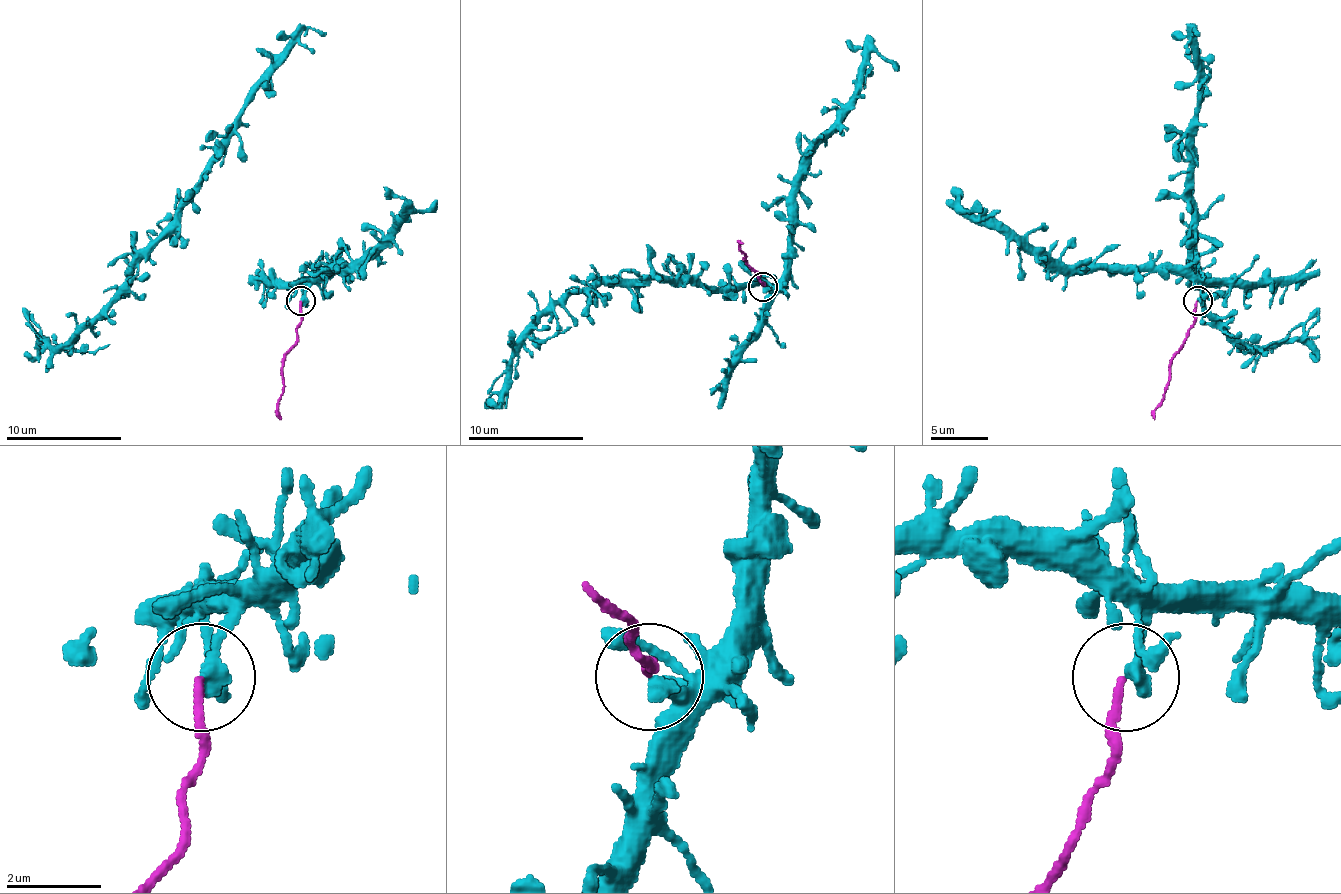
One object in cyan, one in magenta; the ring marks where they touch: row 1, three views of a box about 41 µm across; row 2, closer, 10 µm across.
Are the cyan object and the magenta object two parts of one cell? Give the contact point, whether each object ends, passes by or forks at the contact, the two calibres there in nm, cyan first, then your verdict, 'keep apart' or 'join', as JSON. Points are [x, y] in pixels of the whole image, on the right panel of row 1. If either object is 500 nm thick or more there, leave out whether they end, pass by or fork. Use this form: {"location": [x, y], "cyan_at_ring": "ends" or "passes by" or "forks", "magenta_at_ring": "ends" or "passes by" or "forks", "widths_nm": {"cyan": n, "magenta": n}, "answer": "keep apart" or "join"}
{"location": [1197, 301], "cyan_at_ring": "ends", "magenta_at_ring": "ends", "widths_nm": {"cyan": 360, "magenta": 150}, "answer": "keep apart"}

